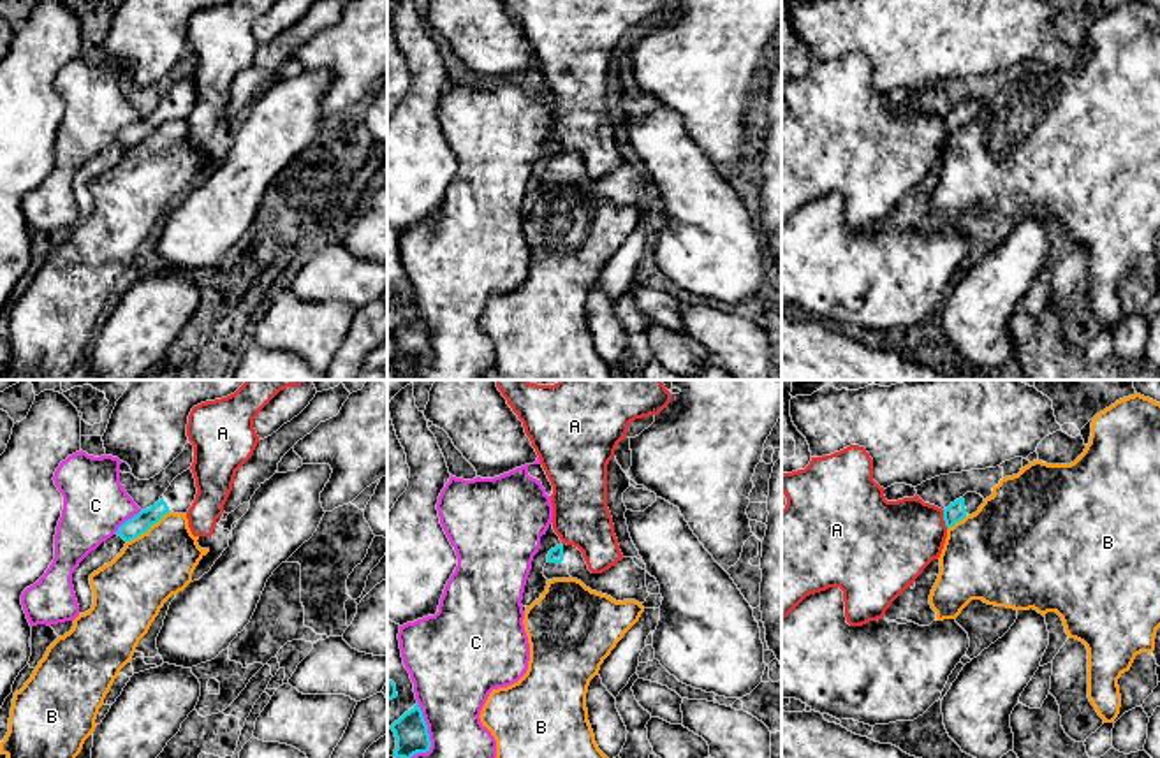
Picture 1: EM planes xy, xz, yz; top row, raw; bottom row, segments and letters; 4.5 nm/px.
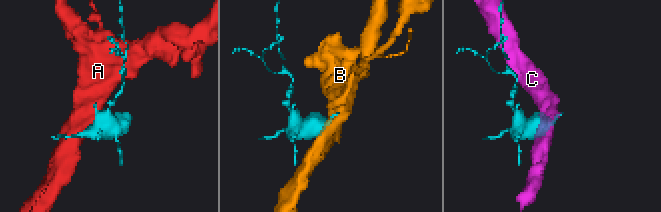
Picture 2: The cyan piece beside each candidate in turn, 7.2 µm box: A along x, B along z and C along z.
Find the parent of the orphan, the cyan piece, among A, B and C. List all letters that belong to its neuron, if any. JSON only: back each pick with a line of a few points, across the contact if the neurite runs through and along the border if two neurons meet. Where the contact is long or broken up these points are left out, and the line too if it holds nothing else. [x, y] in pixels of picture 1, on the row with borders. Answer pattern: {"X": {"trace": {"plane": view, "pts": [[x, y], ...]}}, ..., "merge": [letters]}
{"merge": []}

